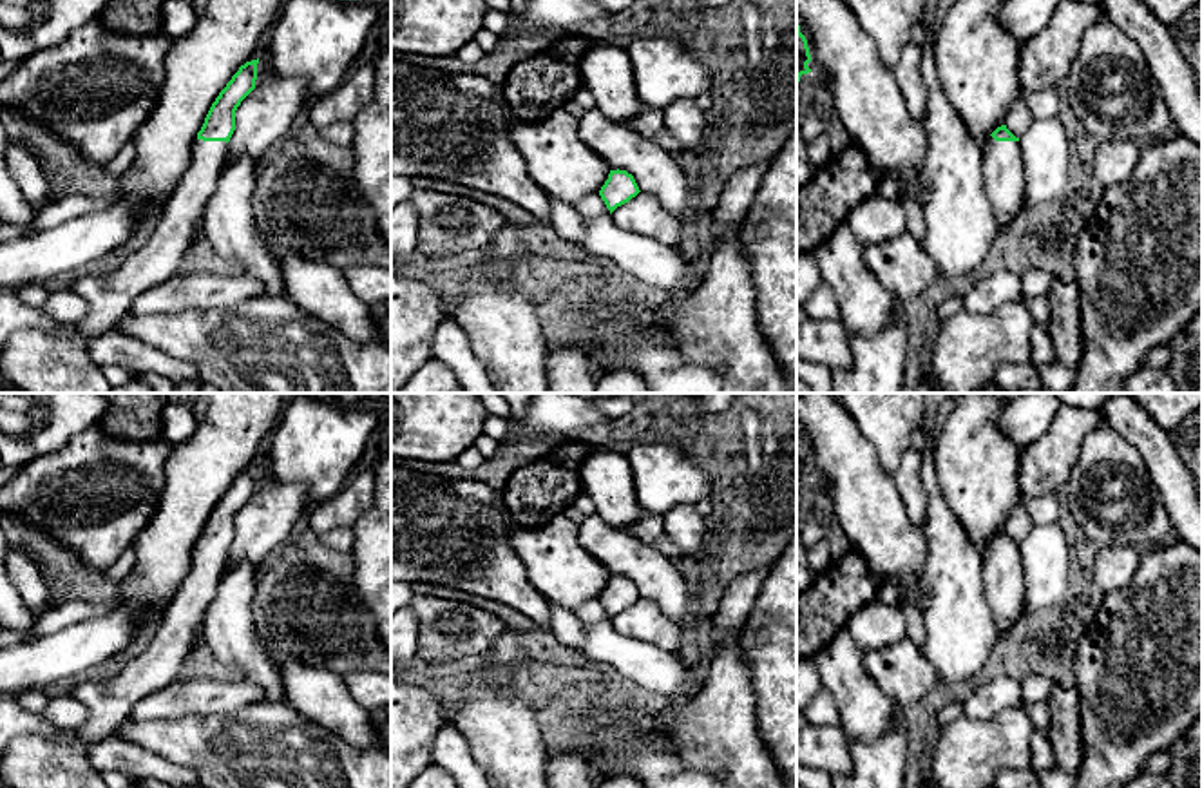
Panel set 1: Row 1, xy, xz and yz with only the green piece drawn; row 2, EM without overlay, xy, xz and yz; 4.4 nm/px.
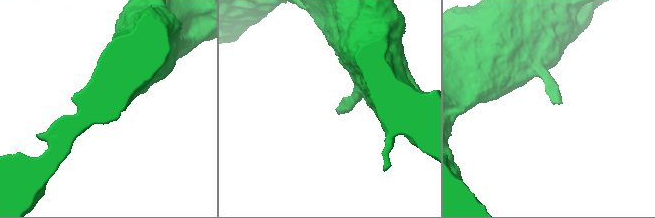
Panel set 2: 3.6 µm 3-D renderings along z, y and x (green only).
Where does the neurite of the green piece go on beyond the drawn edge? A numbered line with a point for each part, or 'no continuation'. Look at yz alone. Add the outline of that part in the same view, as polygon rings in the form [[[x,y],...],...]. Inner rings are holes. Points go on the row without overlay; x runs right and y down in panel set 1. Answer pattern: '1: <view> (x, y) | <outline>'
1: yz (1001, 566) | [[[987,543],[983,554],[983,592],[992,612],[997,639],[1001,639],[1025,614],[1019,547]]]

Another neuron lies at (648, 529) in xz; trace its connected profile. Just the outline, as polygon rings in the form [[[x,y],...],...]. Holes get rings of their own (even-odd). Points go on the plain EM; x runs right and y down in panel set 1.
[[[646,514],[643,518],[639,518],[637,522],[625,525],[623,531],[632,534],[634,538],[643,542],[644,545],[653,547],[657,553],[682,563],[681,551],[668,538],[661,516]]]

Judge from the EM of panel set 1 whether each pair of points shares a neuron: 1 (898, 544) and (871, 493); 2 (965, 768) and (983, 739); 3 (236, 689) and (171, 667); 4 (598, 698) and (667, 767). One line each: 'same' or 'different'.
1: same
2: same
3: different
4: same

